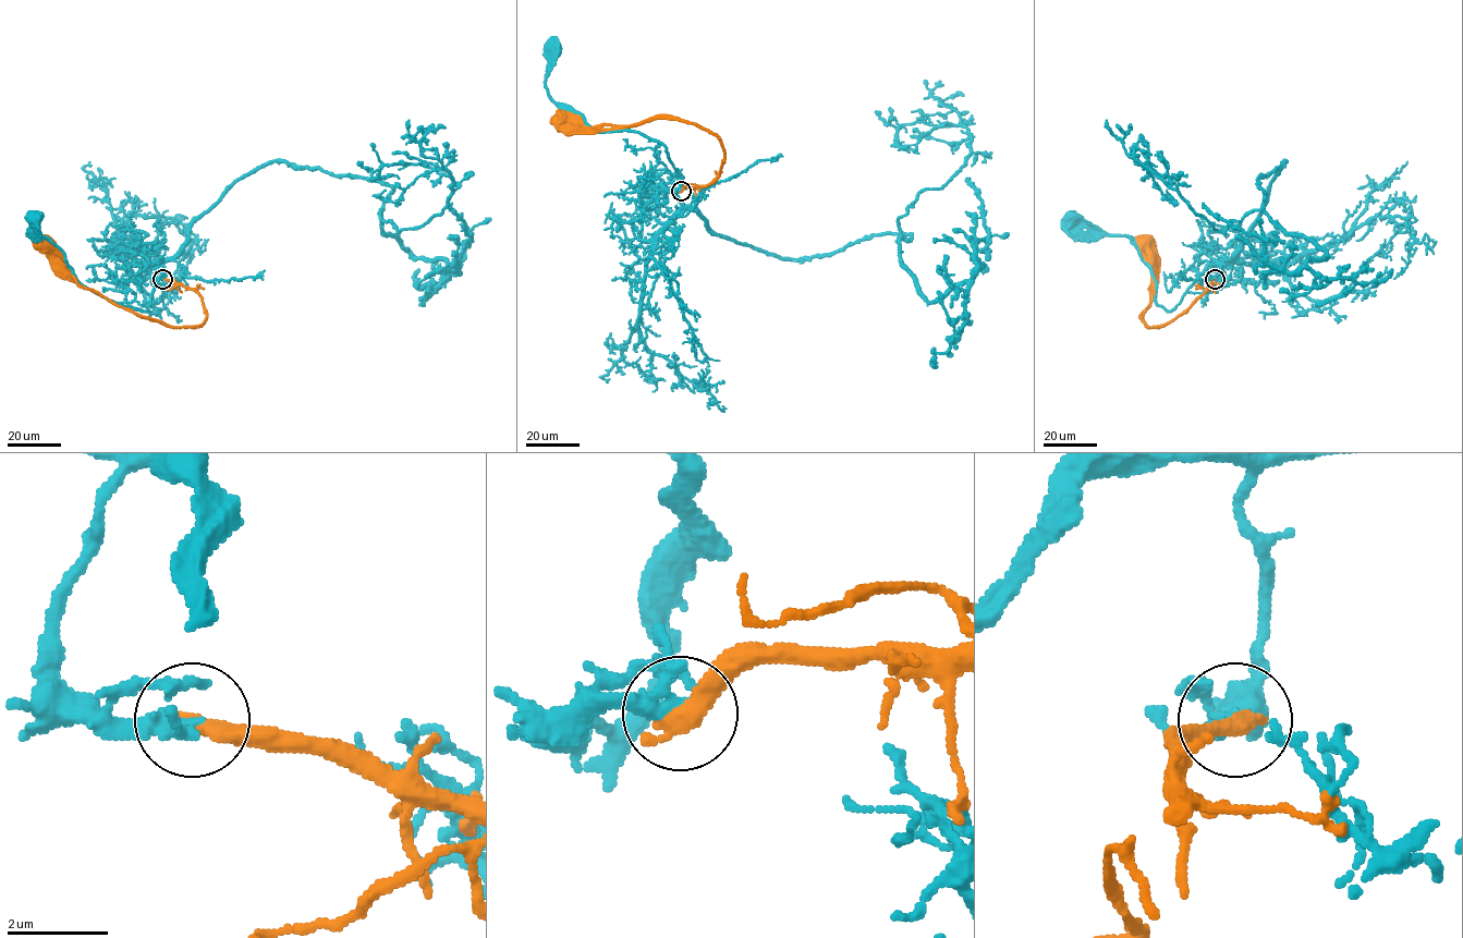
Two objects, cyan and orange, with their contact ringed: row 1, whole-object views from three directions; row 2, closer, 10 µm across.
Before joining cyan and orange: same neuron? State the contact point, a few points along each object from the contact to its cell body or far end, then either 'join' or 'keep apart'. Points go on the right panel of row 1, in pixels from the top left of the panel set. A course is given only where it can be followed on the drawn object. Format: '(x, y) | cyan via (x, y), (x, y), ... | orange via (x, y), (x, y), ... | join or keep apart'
(1215, 279) | cyan via (1215, 279), (1215, 265), (1208, 265), (1167, 311), (1156, 302), (1151, 269), (1128, 235), (1093, 233), (1072, 219) | orange via (1215, 279), (1172, 319), (1161, 327), (1148, 327), (1143, 312), (1150, 299), (1151, 262), (1144, 244) | keep apart

